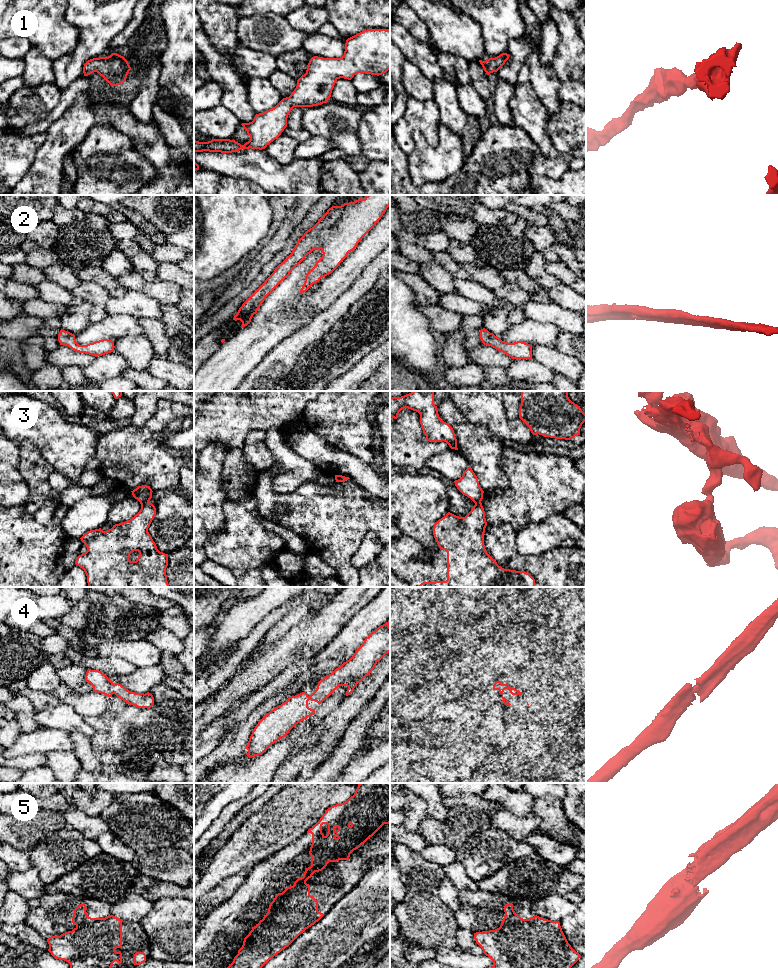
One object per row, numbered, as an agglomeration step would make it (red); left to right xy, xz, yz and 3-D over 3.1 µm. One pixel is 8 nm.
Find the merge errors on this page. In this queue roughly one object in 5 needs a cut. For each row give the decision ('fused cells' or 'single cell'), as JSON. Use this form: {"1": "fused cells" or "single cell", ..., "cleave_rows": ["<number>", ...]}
{"1": "single cell", "2": "single cell", "3": "fused cells", "4": "single cell", "5": "fused cells", "cleave_rows": ["3", "5"]}

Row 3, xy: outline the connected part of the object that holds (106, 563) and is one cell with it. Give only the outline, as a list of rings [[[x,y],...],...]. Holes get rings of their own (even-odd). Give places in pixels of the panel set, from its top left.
[[[145,502],[141,505],[140,511],[130,520],[115,524],[107,531],[101,528],[90,530],[80,538],[87,547],[87,551],[77,557],[75,564],[84,570],[89,587],[170,587],[166,575],[168,554],[157,549],[148,532],[155,515],[155,506],[150,502]],[[134,551],[138,551],[139,556],[136,561],[131,561],[129,557]]]

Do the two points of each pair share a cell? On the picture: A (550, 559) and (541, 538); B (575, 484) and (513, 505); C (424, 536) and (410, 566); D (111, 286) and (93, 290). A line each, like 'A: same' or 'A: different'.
A: different
B: same
C: different
D: different

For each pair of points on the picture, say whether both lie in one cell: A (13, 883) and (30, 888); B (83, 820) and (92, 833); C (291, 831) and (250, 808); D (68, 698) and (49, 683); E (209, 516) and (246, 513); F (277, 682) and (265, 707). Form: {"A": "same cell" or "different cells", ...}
{"A": "same cell", "B": "same cell", "C": "different cells", "D": "different cells", "E": "different cells", "F": "different cells"}

